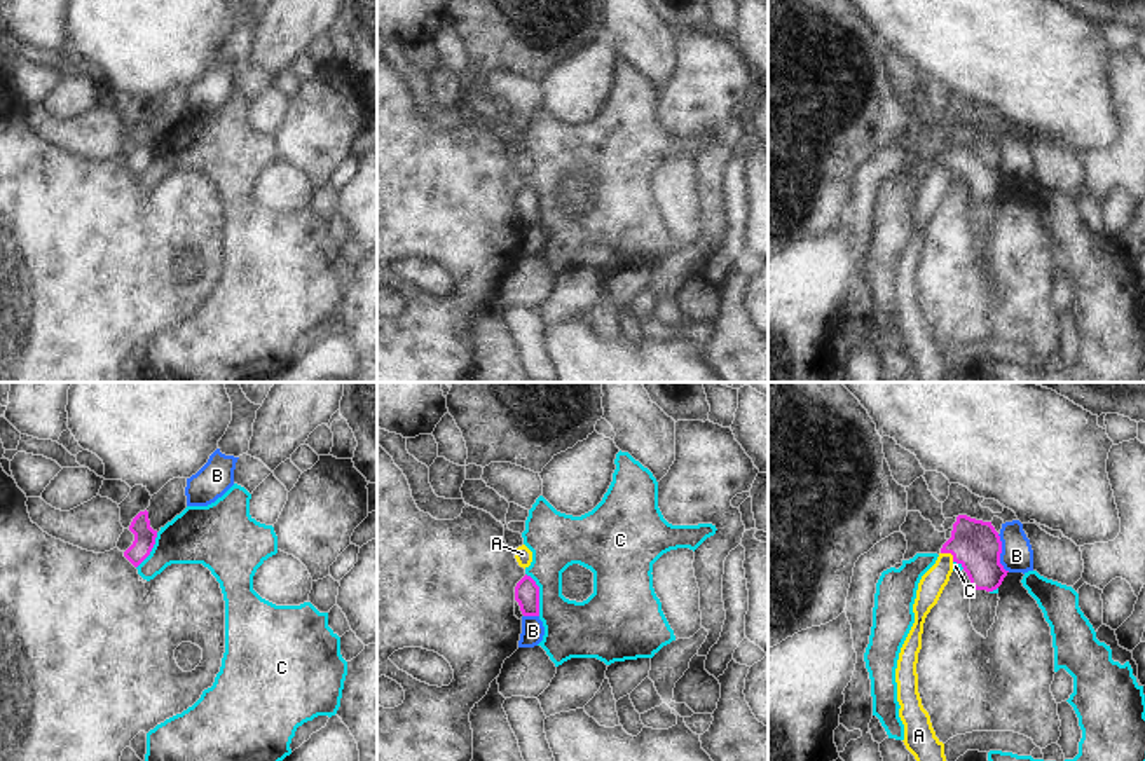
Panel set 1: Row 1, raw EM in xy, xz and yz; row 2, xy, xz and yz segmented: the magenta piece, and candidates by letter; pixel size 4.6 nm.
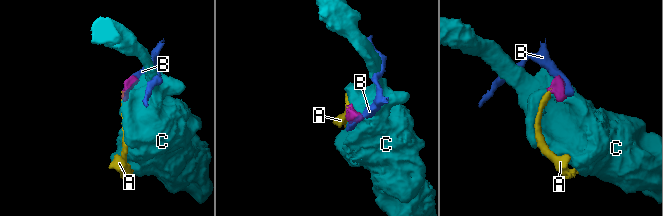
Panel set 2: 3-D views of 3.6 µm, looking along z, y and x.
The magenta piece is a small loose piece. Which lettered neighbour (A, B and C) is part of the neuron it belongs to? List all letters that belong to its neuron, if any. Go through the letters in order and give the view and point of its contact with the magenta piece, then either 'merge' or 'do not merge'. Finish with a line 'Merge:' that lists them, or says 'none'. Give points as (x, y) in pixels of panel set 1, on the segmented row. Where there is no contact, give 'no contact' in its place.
A: contact yz (950, 552); merge
B: contact yz (1001, 552); do not merge
C: contact xz (538, 594); do not merge
Merge: A

